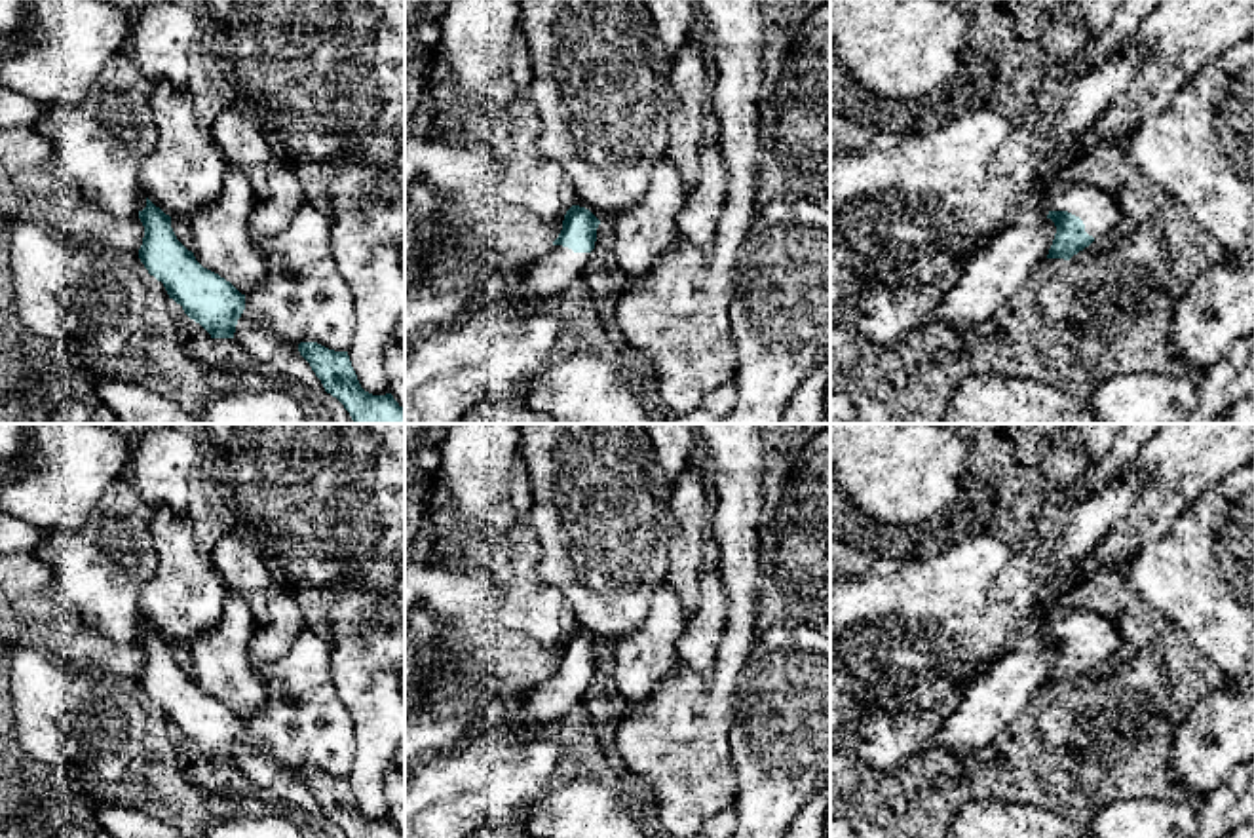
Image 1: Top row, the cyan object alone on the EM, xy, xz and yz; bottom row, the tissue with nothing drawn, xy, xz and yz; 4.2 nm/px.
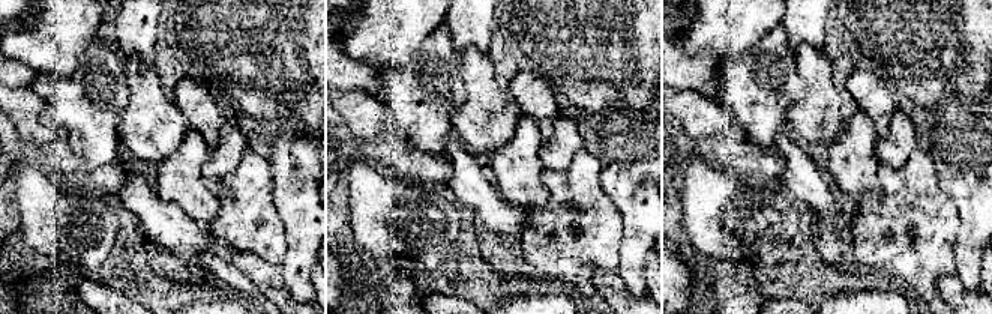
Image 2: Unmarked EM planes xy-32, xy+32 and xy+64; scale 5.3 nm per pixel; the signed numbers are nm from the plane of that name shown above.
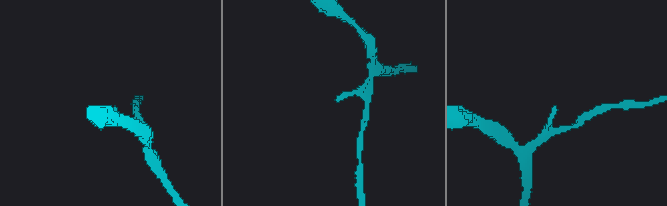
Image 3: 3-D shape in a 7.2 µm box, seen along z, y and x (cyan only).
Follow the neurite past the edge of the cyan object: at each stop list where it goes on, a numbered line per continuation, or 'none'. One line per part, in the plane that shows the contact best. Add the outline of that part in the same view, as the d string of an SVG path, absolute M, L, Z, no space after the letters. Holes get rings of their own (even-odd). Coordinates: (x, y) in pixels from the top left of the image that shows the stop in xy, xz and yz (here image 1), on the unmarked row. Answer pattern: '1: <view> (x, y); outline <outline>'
1: yz (1099, 635); outline M1068 608L1054 616L1049 637L1068 637L1079 642L1085 657L1100 665L1121 644L1117 621L1089 608Z

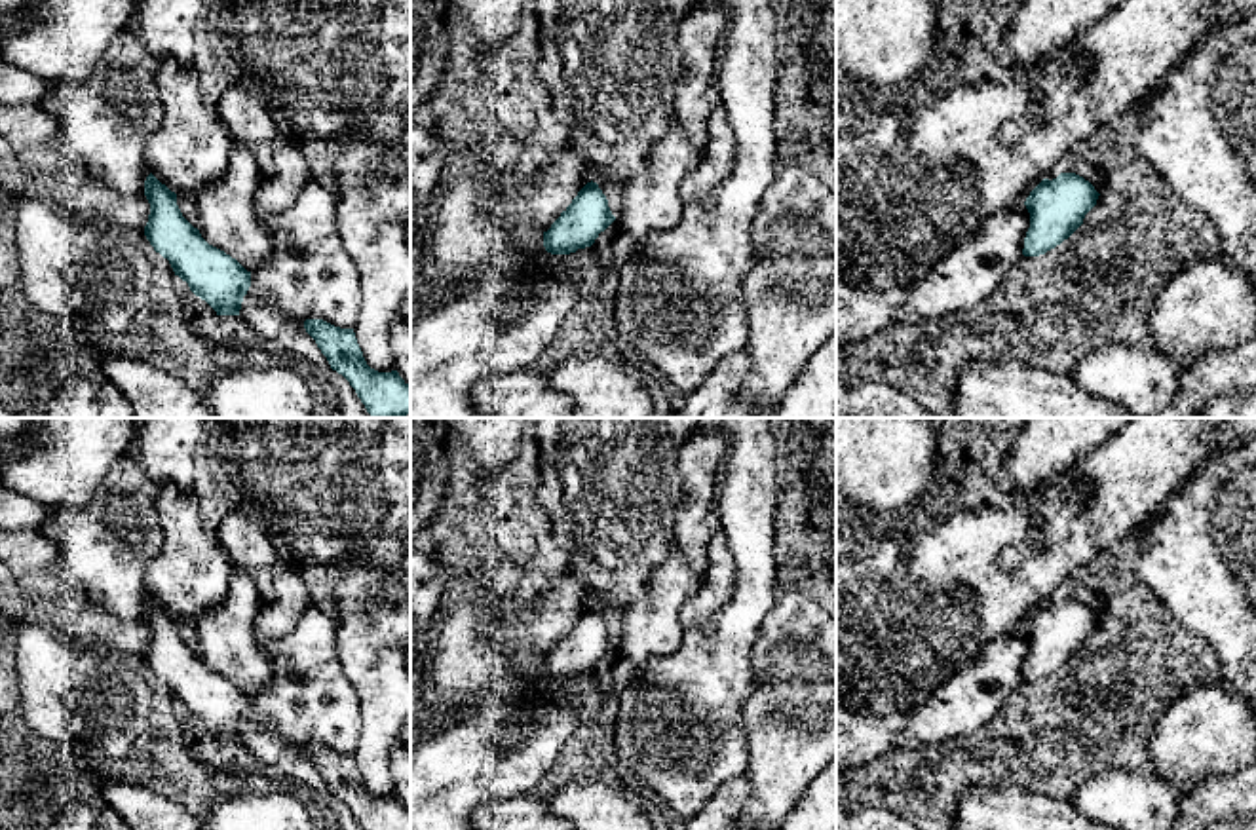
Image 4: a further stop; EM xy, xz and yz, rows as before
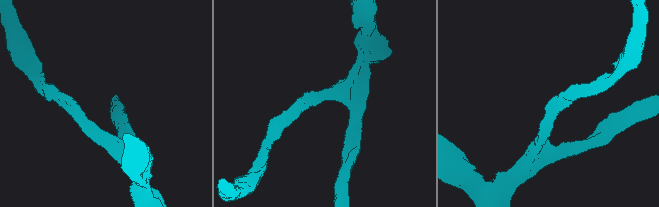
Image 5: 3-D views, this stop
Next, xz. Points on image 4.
none

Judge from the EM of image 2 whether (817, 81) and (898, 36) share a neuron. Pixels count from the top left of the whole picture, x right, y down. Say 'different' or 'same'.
different

